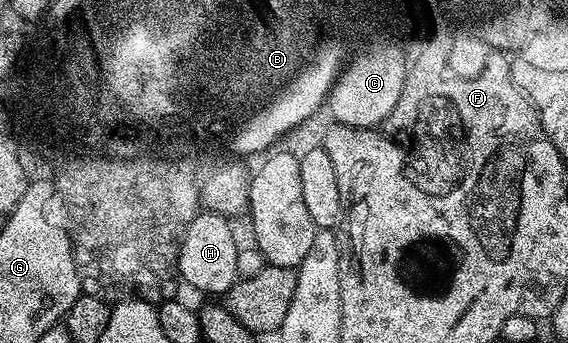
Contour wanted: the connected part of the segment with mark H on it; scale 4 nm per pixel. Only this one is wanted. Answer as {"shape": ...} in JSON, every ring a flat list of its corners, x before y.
{"shape":[[198,212,185,227,180,240,177,258,177,273,180,281,202,290,205,294,224,296,238,281,237,274,237,238,229,227,230,219,223,214]]}

